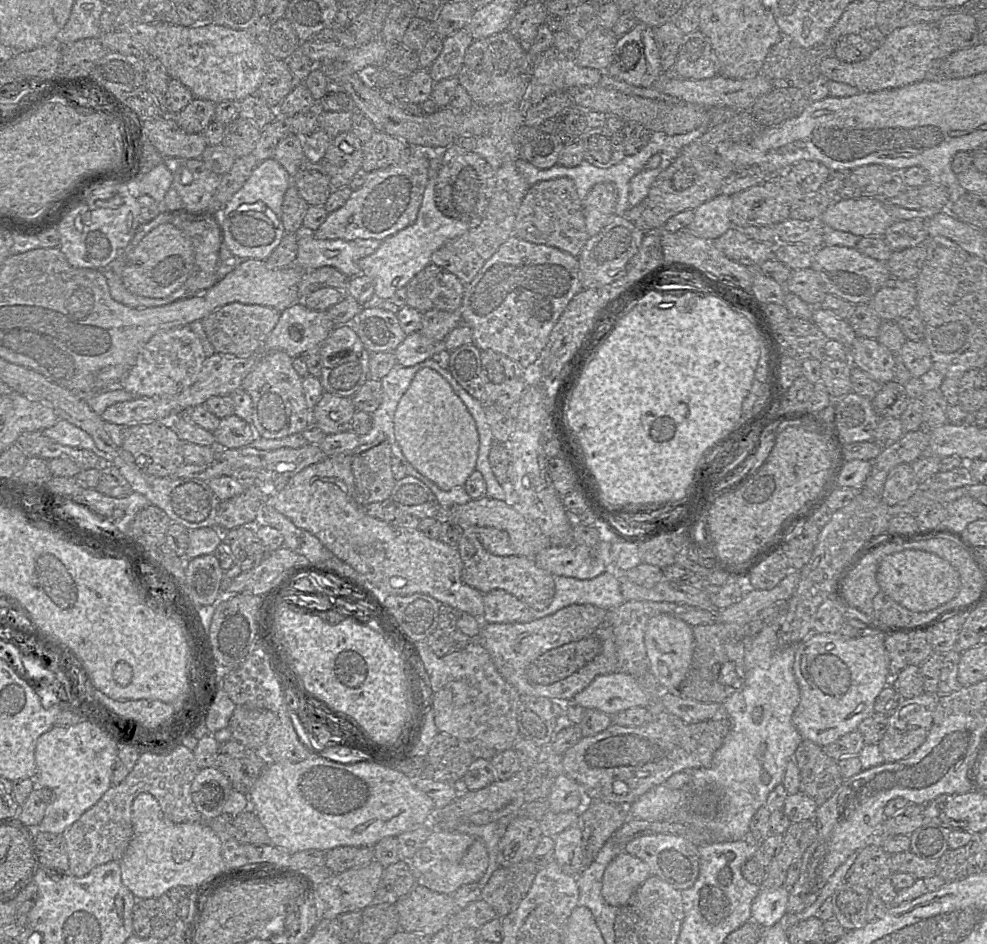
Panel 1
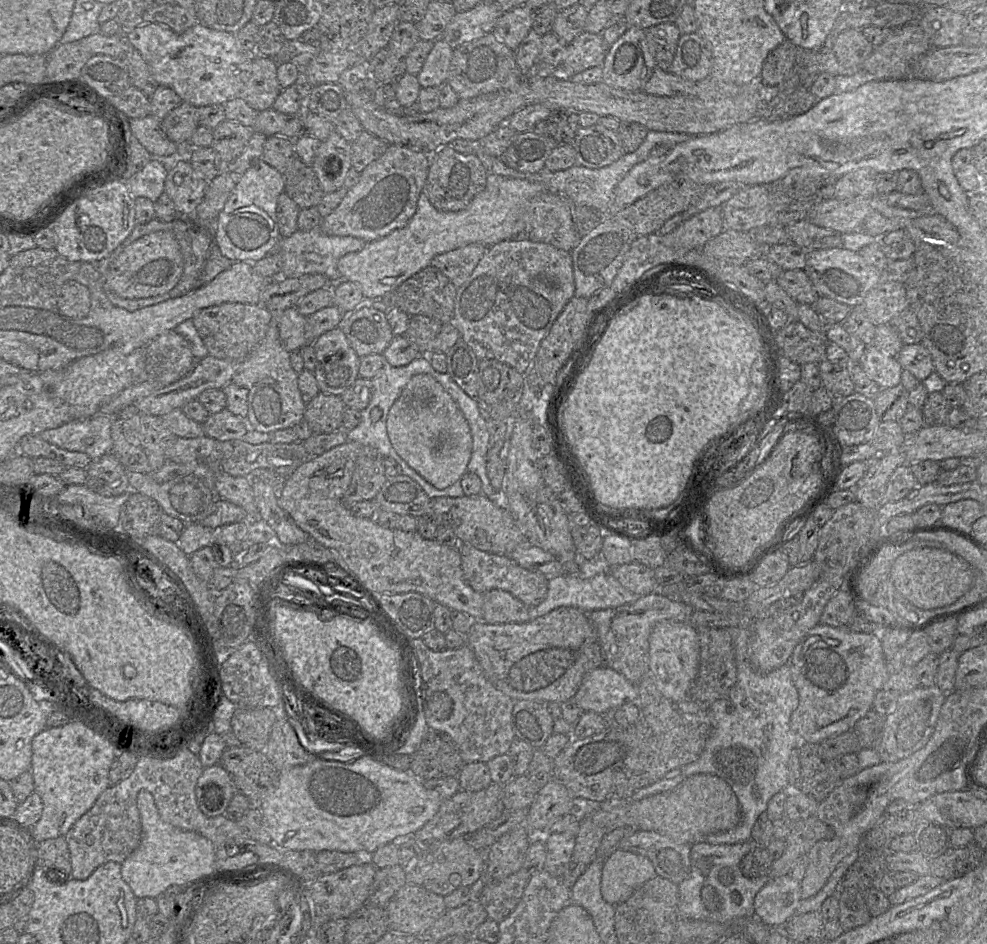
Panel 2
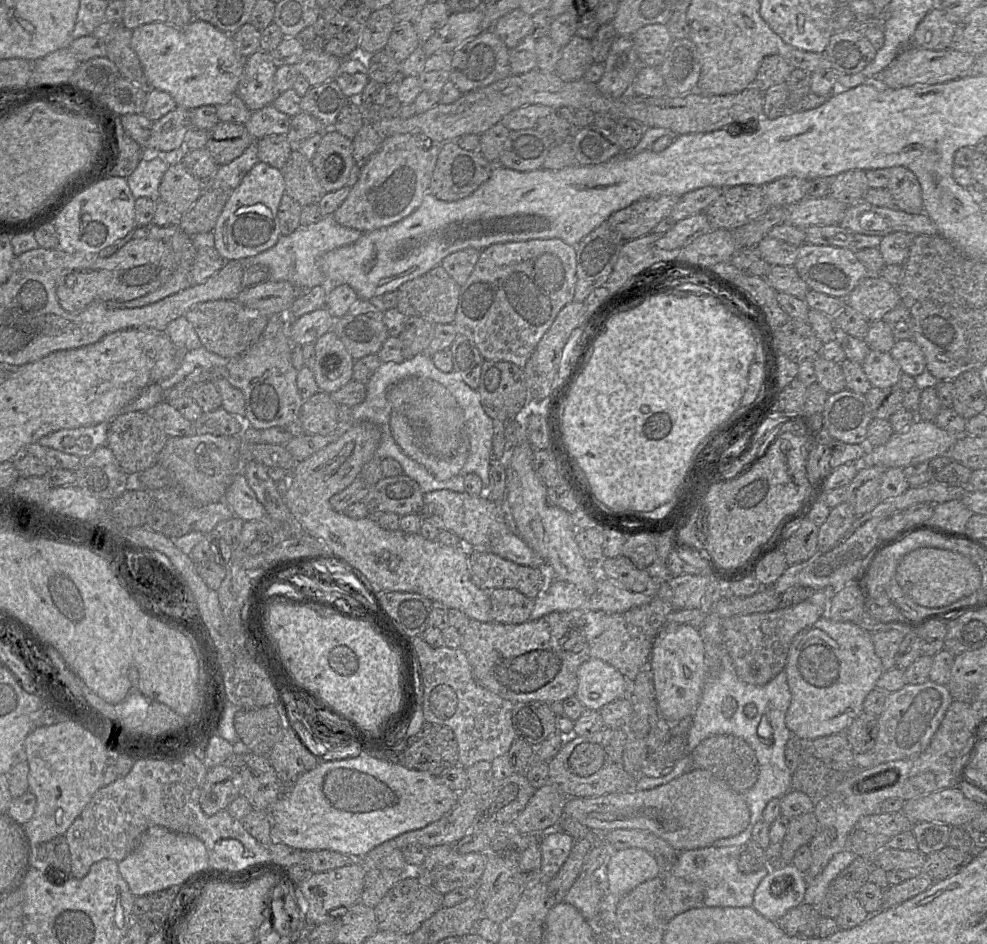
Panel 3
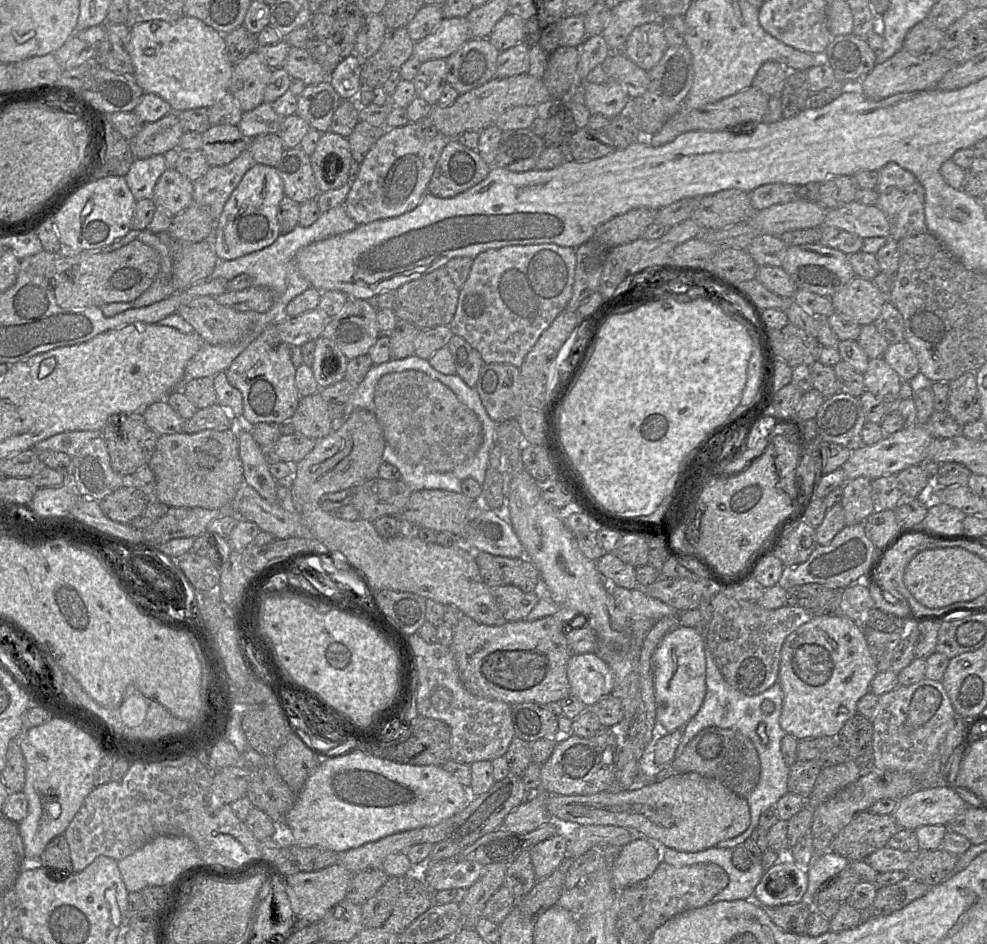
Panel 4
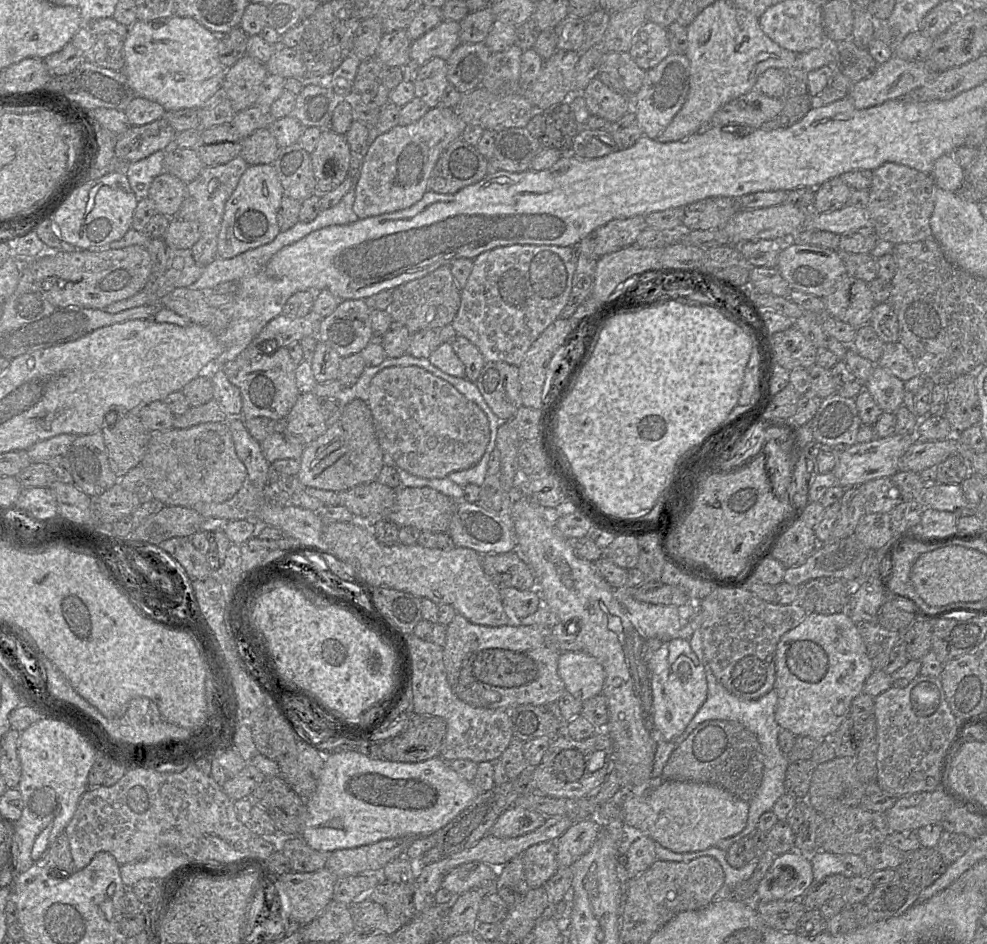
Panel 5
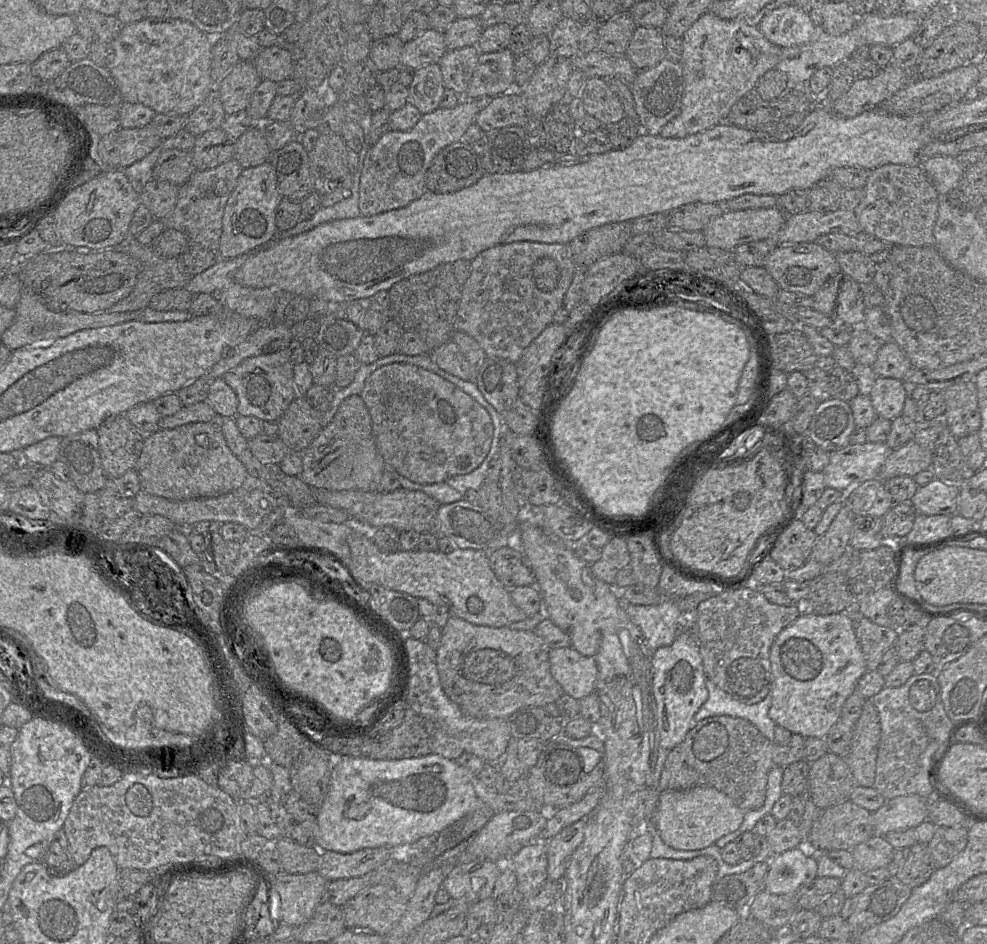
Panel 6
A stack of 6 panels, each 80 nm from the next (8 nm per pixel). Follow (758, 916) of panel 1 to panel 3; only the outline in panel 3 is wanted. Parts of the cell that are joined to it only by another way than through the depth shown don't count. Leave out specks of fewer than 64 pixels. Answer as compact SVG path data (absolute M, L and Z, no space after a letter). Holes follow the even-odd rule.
M793 863L770 867L754 892L752 907L766 919L778 921L786 912L803 902L807 887L806 875Z

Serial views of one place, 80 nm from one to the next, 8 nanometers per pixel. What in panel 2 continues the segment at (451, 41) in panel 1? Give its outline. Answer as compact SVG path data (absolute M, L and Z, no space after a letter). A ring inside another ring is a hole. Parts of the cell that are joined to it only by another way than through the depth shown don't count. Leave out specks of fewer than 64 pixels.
M442 38L433 42L432 50L417 75L422 88L441 87L446 83L453 53L454 49Z

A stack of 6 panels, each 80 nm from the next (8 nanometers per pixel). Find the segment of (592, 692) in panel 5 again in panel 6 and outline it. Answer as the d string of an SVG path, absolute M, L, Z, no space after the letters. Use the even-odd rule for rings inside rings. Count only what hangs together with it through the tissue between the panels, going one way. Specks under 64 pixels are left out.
M572 647L553 648L549 650L549 663L564 694L581 700L594 693L598 676L594 657L584 656Z

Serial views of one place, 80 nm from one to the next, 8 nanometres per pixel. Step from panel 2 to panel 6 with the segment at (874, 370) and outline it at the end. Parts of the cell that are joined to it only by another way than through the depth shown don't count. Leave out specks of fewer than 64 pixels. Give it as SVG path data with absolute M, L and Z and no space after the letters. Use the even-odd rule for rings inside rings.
M877 376L869 396L878 417L892 421L902 415L907 397L903 381Z

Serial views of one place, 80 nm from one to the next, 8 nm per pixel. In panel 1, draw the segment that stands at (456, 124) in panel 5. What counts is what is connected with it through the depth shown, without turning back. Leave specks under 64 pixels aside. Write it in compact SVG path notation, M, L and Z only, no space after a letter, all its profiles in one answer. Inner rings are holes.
M410 148L410 154L394 166L367 174L364 184L353 191L346 203L328 213L323 224L313 232L318 239L376 239L383 241L413 224L428 180L428 154Z

